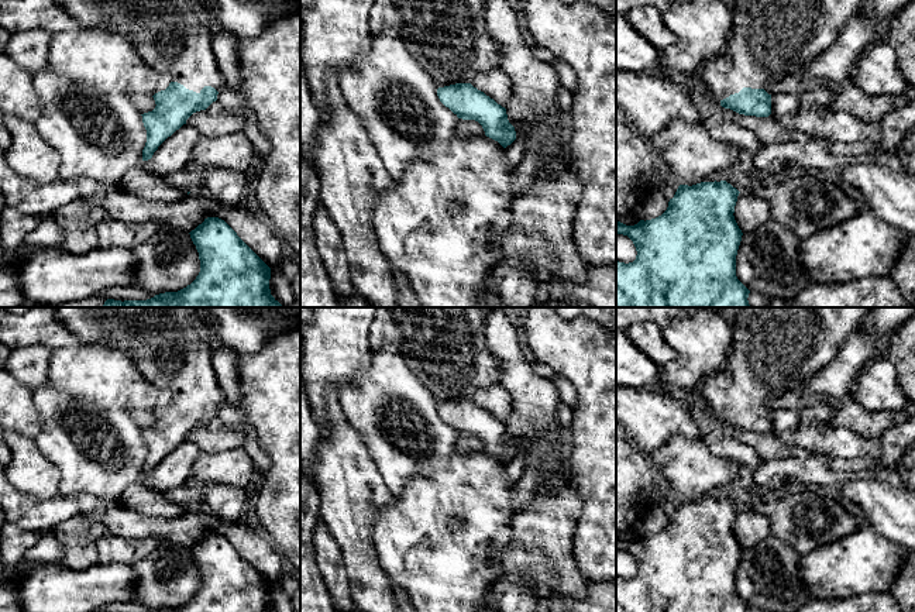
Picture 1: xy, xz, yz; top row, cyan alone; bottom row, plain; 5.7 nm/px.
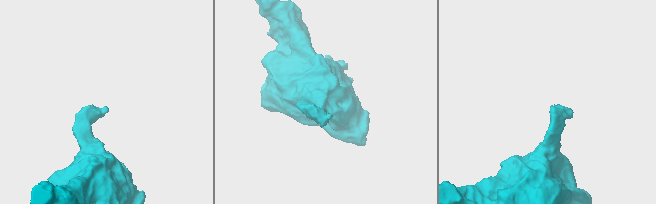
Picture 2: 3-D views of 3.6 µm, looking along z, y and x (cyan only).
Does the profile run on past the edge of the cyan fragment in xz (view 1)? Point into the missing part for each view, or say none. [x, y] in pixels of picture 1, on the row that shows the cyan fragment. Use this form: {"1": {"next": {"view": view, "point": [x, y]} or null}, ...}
{"1": {"next": null}}

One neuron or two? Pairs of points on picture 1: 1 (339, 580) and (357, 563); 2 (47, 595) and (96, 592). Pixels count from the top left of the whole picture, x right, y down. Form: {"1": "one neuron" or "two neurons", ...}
{"1": "two neurons", "2": "one neuron"}

